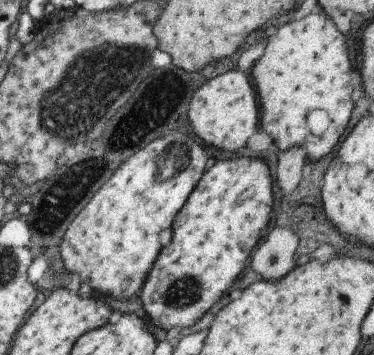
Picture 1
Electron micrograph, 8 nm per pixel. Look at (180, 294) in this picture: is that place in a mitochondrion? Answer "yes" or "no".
yes

